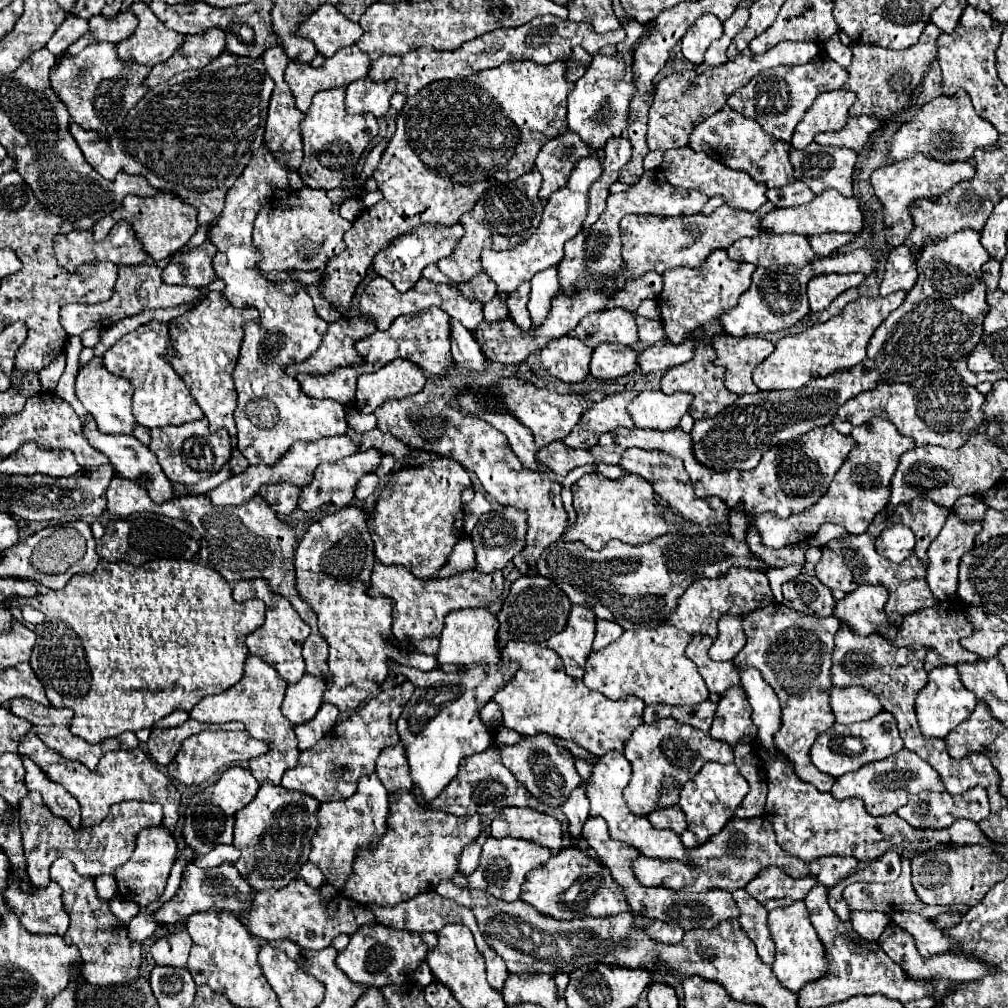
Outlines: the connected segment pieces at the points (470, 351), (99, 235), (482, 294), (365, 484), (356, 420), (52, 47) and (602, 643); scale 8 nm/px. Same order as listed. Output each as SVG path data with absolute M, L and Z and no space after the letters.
M455 319L451 323L453 323L451 325L451 353L453 353L455 363L463 369L483 373L485 371L485 357L483 357L479 345L475 343L471 331L467 331Z
M109 213L109 215L105 215L101 221L97 221L97 223L95 223L95 227L93 227L95 241L105 239L105 237L107 237L107 233L109 233L109 229L111 229L111 213Z
M479 273L477 277L473 277L473 281L467 281L465 285L457 285L457 287L467 299L481 303L491 301L495 295L495 283L489 277L485 277L485 273Z
M369 473L369 475L361 477L361 481L357 483L357 489L355 489L355 499L359 499L359 501L367 499L377 489L377 485L379 485L379 477L377 475Z
M356 409L347 413L346 419L348 426L358 432L367 432L368 430L374 429L374 422L376 422L374 414L364 414Z
M67 15L67 19L55 29L53 37L49 39L49 45L47 49L53 53L53 55L61 55L67 51L67 47L71 43L75 43L79 37L83 37L87 33L89 25L85 19L81 17L75 17L75 15Z
M597 619L597 621L595 621L595 627L597 627L597 631L595 631L595 641L593 641L593 649L595 649L595 651L611 645L615 639L619 639L619 637L623 635L621 625L617 625L617 623L613 623L613 621Z

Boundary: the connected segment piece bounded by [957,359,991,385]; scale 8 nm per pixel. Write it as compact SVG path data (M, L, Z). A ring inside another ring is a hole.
M961 359L961 363L957 365L957 371L959 371L959 375L961 375L969 385L979 385L979 383L983 383L983 381L991 381L987 375L979 375L979 373L969 371L965 359Z

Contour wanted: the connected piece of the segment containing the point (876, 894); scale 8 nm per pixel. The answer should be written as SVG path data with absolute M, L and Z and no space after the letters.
M909 859L901 861L903 871L893 881L893 887L889 885L849 885L843 892L843 898L849 907L859 909L859 911L881 911L891 915L893 911L913 911L923 917L935 919L941 913L961 913L965 915L971 905L951 905L951 907L931 907L919 901L919 897L913 891L911 885L911 869L909 869Z

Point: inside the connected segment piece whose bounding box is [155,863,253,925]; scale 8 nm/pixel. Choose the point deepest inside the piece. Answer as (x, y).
(222, 887)

